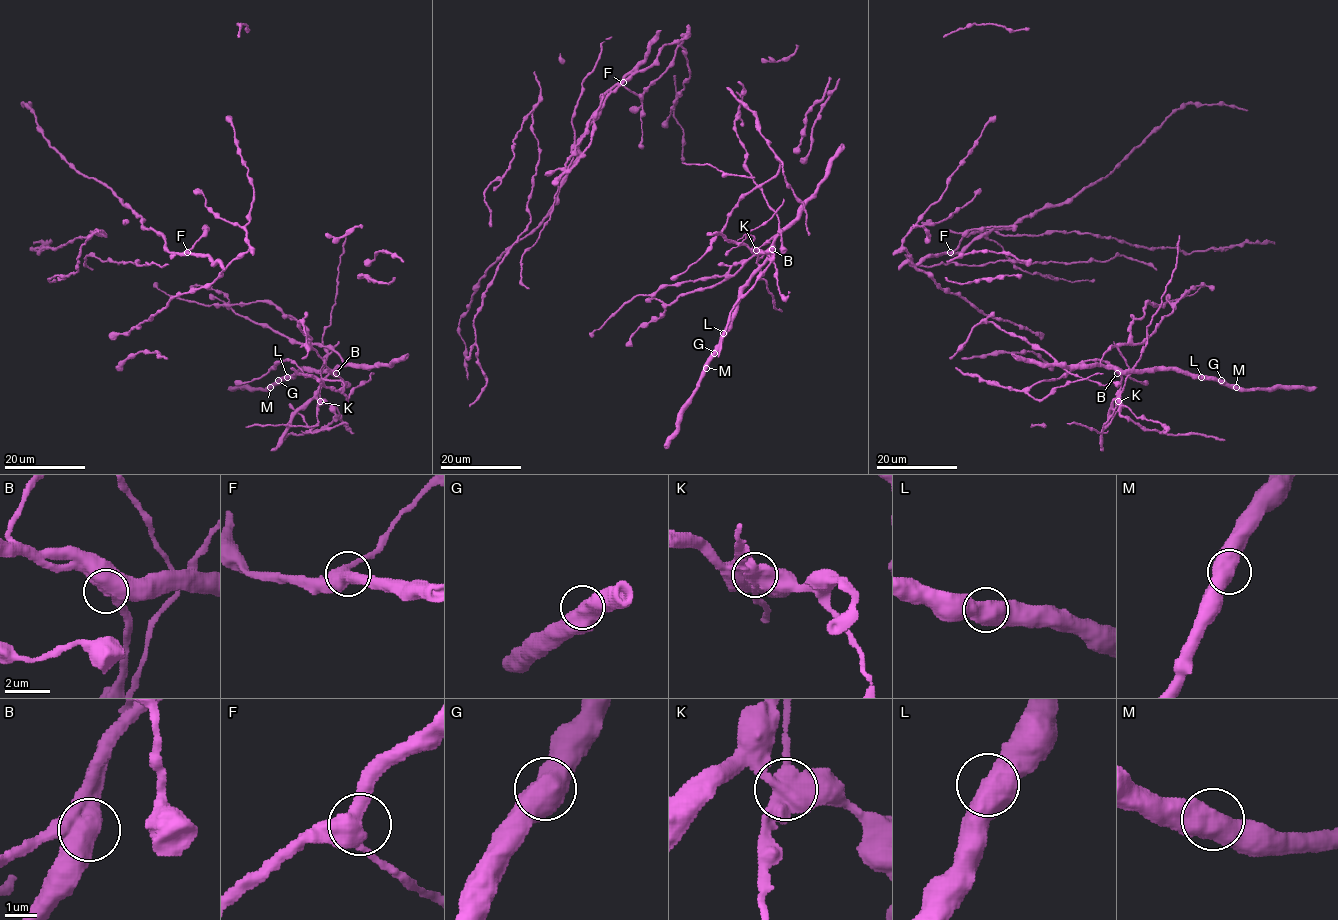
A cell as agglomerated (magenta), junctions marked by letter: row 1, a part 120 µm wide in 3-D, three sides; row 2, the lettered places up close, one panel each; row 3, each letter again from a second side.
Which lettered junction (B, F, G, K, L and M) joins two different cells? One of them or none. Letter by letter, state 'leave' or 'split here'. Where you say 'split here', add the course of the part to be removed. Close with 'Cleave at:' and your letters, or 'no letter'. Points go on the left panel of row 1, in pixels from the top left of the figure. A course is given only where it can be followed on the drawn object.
B: leave
F: leave
G: leave
K: split here
L: leave
M: leave
Cleave at: K

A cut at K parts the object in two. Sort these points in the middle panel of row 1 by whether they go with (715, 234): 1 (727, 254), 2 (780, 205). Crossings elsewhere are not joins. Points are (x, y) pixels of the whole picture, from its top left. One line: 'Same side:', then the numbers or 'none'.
Same side: none

